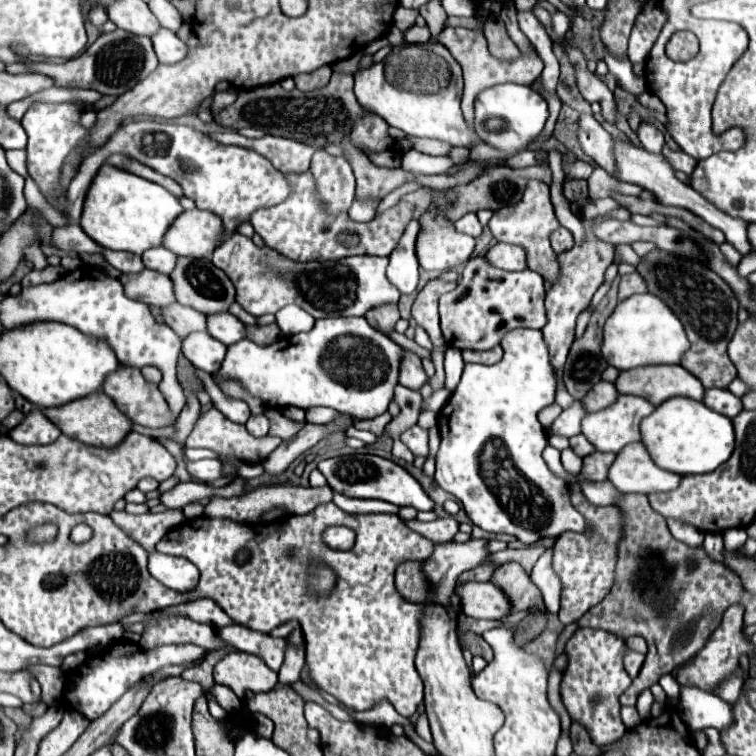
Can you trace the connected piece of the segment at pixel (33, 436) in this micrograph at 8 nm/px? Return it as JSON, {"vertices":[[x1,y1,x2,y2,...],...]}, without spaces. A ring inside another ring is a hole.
{"vertices":[[39,409,27,413,25,419,9,431,9,437,19,445,49,445,59,435,61,431,55,425,51,425,51,421]]}

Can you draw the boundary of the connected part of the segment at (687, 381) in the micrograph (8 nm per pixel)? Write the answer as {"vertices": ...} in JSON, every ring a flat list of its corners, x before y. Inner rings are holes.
{"vertices":[[645,365,621,371,615,387,619,393,647,399,655,407,675,395,691,397,695,401,701,401,703,397,701,381,681,365]]}

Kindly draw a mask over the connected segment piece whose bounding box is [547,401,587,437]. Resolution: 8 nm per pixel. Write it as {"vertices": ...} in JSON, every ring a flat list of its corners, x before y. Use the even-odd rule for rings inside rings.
{"vertices":[[575,401,573,407,565,409,555,421,553,425,547,429,549,435,561,435,561,437,573,437,581,433,581,419,587,415,587,411,583,409,583,405,579,401]]}

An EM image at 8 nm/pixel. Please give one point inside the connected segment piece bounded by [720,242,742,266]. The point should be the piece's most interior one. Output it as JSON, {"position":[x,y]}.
{"position":[732,255]}

